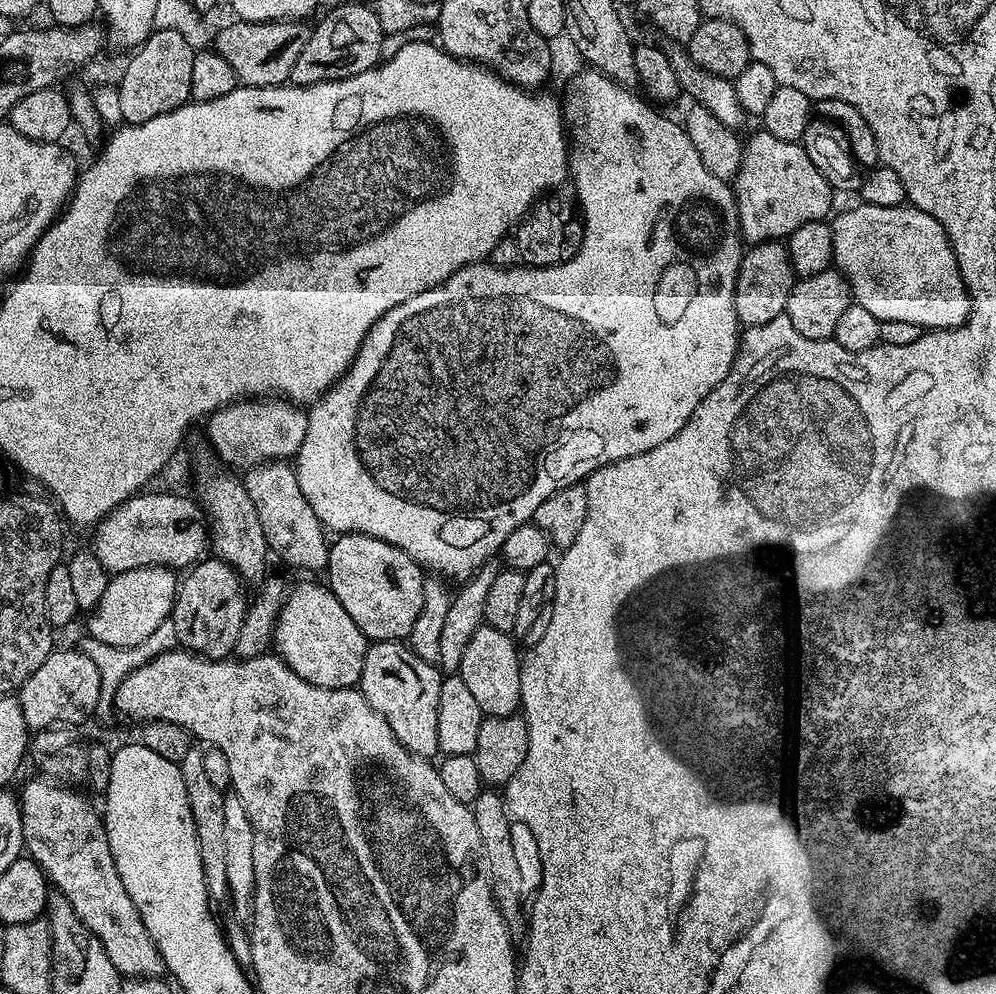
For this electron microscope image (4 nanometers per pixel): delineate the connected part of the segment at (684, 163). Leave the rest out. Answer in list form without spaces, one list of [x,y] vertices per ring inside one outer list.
[[[588,66],[583,70],[585,72],[580,72],[573,78],[572,85],[568,88],[568,97],[563,97],[562,100],[564,119],[570,129],[570,180],[571,183],[576,183],[577,197],[575,196],[575,199],[578,201],[578,208],[584,221],[584,237],[580,239],[580,249],[576,257],[564,264],[555,264],[545,268],[497,266],[491,262],[468,264],[465,268],[451,272],[445,278],[444,283],[435,284],[433,288],[422,290],[418,294],[414,294],[414,298],[406,298],[406,302],[391,308],[366,334],[354,362],[349,366],[342,379],[336,381],[319,400],[307,409],[306,442],[302,442],[300,453],[294,458],[298,486],[302,486],[302,494],[306,494],[310,506],[314,506],[314,514],[318,514],[318,518],[324,524],[325,529],[332,531],[333,528],[333,533],[336,534],[365,532],[368,536],[390,542],[401,548],[406,554],[410,554],[410,558],[414,558],[421,568],[448,582],[453,582],[452,580],[463,582],[470,579],[489,558],[495,557],[499,553],[500,548],[506,542],[506,538],[510,538],[512,531],[518,530],[518,526],[527,524],[532,520],[534,510],[538,510],[538,506],[542,506],[542,502],[546,502],[546,498],[550,498],[550,494],[554,494],[571,484],[587,481],[597,468],[602,468],[606,464],[616,464],[620,460],[637,456],[646,450],[654,450],[654,446],[662,446],[662,442],[670,442],[670,438],[674,438],[678,434],[678,430],[682,430],[682,426],[686,426],[686,422],[690,422],[690,418],[702,407],[706,394],[710,394],[710,390],[714,390],[714,386],[718,386],[727,378],[732,369],[732,364],[736,361],[736,351],[740,349],[742,325],[736,318],[734,286],[736,285],[740,259],[744,257],[746,251],[746,244],[740,234],[740,215],[738,214],[733,185],[727,180],[710,174],[710,170],[706,170],[706,166],[702,166],[702,158],[698,154],[698,150],[694,150],[694,142],[690,142],[683,123],[676,121],[675,124],[670,117],[655,112],[652,109],[655,107],[643,95],[640,95],[641,97],[635,96],[637,93],[633,89],[625,88],[623,84],[610,79],[597,68]]]

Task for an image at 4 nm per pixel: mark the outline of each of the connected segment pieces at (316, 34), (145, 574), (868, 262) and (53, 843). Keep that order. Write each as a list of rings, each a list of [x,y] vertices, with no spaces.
[[[371,3],[340,4],[330,9],[317,22],[316,28],[314,24],[309,31],[306,46],[302,46],[302,54],[298,54],[298,62],[294,62],[294,70],[290,70],[288,80],[301,88],[362,74],[381,63],[384,38],[383,23],[378,20]]]
[[[139,568],[129,572],[117,572],[110,580],[110,604],[95,609],[91,635],[106,644],[118,644],[125,648],[138,646],[170,619],[176,604],[178,576],[171,568]]]
[[[856,202],[853,208],[838,212],[830,220],[832,255],[835,267],[848,281],[855,303],[870,310],[870,314],[880,321],[914,322],[921,330],[957,328],[967,324],[968,315],[972,312],[972,299],[958,270],[948,233],[933,216],[904,204],[874,206],[863,202]]]
[[[39,779],[30,781],[18,792],[27,855],[43,870],[49,885],[74,906],[74,914],[82,918],[98,942],[102,942],[102,950],[106,950],[121,977],[163,977],[164,959],[142,922],[142,914],[138,914],[138,906],[134,906],[126,886],[122,886],[122,878],[118,878],[118,866],[114,866],[114,854],[110,854],[101,813],[97,809],[95,812],[91,802],[73,787]]]

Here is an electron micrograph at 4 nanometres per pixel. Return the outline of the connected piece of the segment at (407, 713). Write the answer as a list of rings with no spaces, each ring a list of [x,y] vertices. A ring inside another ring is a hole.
[[[377,640],[369,643],[366,658],[362,662],[362,674],[358,690],[374,706],[378,714],[386,718],[390,730],[402,742],[402,746],[414,756],[432,758],[440,752],[438,746],[438,694],[442,673],[437,665],[418,658],[418,654],[407,643],[398,640]]]

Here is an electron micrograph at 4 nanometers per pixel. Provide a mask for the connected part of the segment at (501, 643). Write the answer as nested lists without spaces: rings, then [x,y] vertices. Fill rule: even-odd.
[[[482,626],[470,638],[462,657],[459,676],[470,689],[484,716],[515,716],[520,708],[520,666],[522,652],[516,649],[513,637],[502,630]]]

